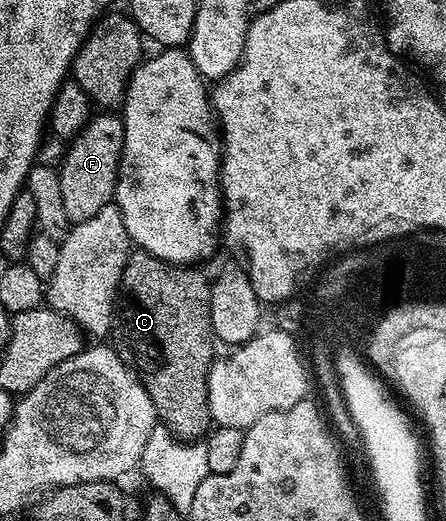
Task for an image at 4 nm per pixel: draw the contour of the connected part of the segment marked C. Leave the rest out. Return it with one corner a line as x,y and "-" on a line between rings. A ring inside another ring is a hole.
143,250
133,251
120,279
110,333
111,347
115,348
125,366
135,372
146,394
150,394
159,423
167,427
176,439
193,442
207,437
213,427
208,401
208,375
214,359
210,318
212,286
209,277
204,277
200,270
196,266
171,264

